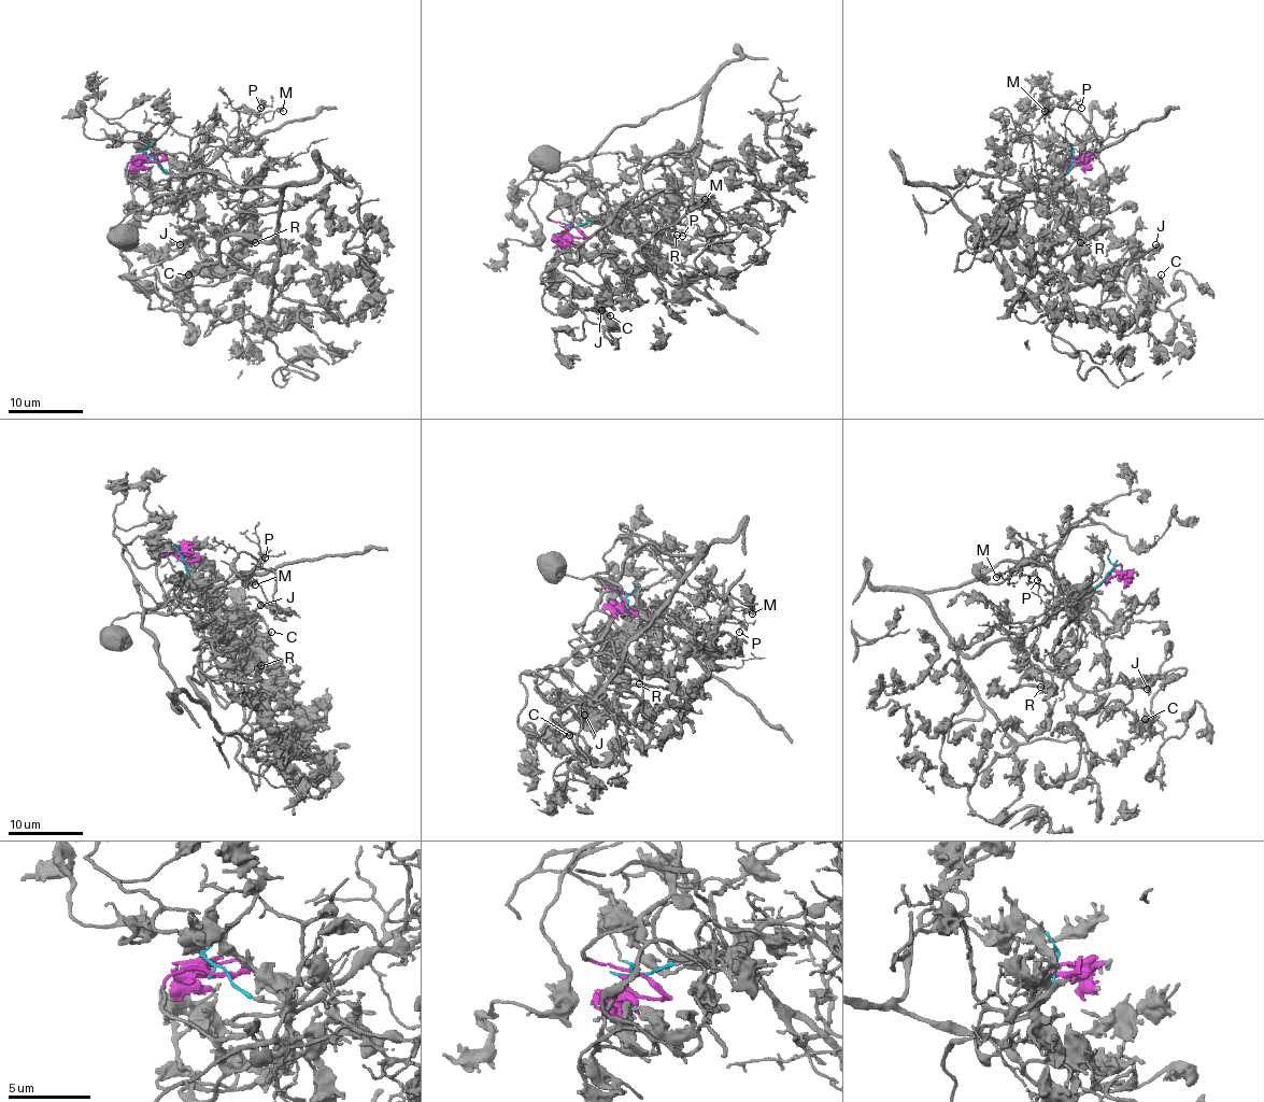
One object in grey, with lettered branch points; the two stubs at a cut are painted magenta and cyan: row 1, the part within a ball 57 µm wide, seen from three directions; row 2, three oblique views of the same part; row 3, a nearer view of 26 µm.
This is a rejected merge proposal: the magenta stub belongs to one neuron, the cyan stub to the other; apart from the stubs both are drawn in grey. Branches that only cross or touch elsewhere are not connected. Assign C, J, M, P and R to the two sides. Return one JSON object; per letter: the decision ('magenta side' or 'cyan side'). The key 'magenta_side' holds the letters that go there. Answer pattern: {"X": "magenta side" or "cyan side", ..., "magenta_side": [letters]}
{"C": "magenta side", "J": "magenta side", "M": "cyan side", "P": "cyan side", "R": "magenta side", "magenta_side": ["C", "J", "R"]}

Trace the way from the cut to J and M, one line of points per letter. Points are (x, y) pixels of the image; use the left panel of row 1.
J: (147, 161), (127, 177), (152, 192), (280, 189), (280, 230), (170, 290), (142, 270), (180, 244)
M: (147, 161), (152, 157), (168, 172), (195, 174), (230, 147), (238, 127), (237, 108), (283, 110)

